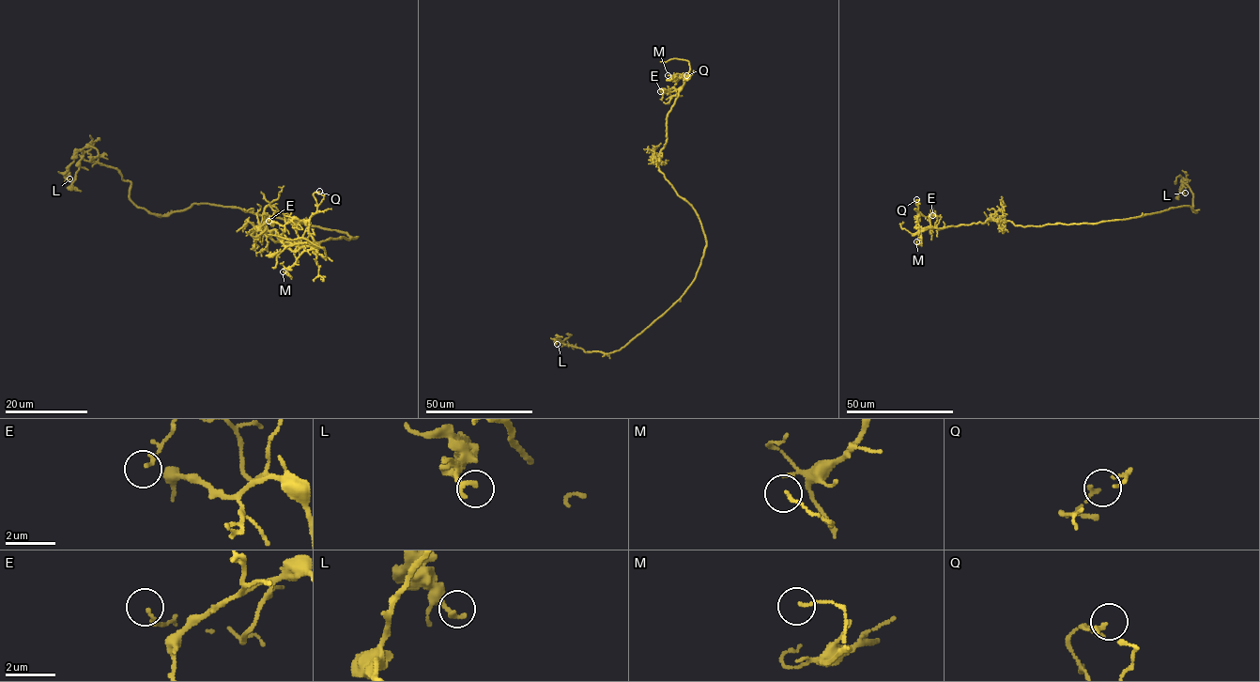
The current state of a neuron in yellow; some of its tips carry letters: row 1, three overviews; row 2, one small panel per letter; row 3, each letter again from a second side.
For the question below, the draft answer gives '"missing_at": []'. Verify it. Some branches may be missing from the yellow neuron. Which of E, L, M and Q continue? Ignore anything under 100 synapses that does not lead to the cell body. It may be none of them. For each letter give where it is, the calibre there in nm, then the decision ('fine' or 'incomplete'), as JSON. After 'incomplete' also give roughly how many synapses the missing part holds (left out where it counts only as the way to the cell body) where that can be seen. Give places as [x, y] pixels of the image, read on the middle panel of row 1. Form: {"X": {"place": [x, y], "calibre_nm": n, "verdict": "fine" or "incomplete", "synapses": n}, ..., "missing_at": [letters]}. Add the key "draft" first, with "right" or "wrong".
{"draft": "right", "E": {"place": [660, 91], "calibre_nm": 140, "verdict": "fine"}, "L": {"place": [557, 344], "calibre_nm": 200, "verdict": "fine"}, "M": {"place": [668, 75], "calibre_nm": 130, "verdict": "fine"}, "Q": {"place": [686, 75], "calibre_nm": 160, "verdict": "fine"}, "missing_at": []}

